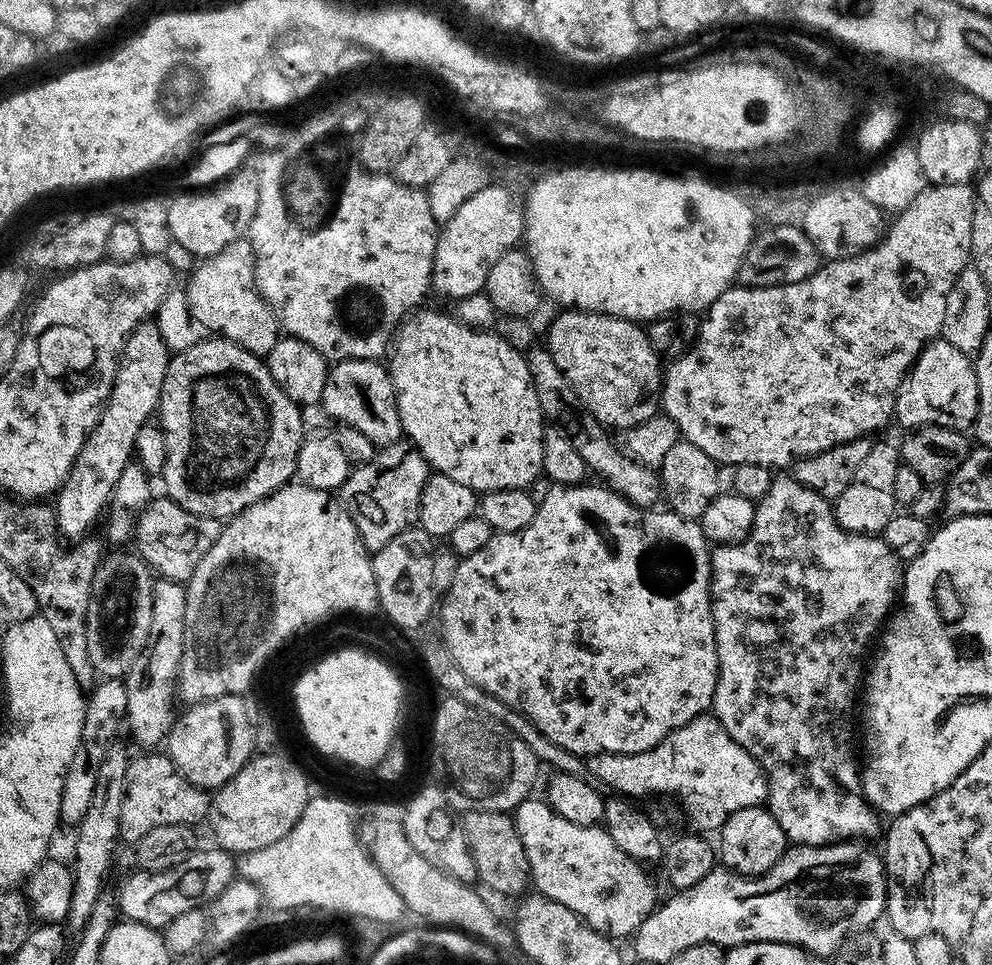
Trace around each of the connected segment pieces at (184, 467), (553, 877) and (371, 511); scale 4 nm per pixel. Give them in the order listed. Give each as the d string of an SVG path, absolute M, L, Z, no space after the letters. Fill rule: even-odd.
M207 338L197 344L190 345L188 349L175 353L168 361L166 378L162 382L162 390L160 391L158 409L158 419L166 434L166 466L162 473L162 481L164 480L164 488L168 491L165 492L167 499L178 502L178 506L190 510L190 514L198 514L206 518L227 522L233 516L257 504L259 500L264 500L270 494L274 494L279 488L283 488L285 484L289 483L296 474L298 450L302 446L306 431L306 423L304 424L303 418L300 417L300 412L302 412L301 405L295 404L290 398L286 398L282 386L278 386L278 382L274 382L267 363L261 357L234 342L223 338Z
M536 799L524 800L512 814L522 846L527 852L527 861L530 862L533 887L541 895L560 902L572 913L578 914L596 932L610 938L633 935L658 903L654 884L645 872L647 869L622 852L603 827L577 826L558 815L543 799Z
M411 442L385 444L374 458L370 458L370 462L357 464L349 471L346 482L338 490L338 499L359 530L364 547L369 553L375 554L382 546L386 546L386 542L390 542L390 538L394 538L396 533L405 532L419 521L422 490L429 475L430 469L424 455Z

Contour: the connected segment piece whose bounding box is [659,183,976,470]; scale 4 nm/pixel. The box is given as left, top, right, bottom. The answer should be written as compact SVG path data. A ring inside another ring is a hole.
M969 184L927 185L917 194L910 206L903 208L887 225L886 231L873 248L867 248L862 254L828 260L821 263L820 269L802 282L790 282L778 286L761 288L727 288L706 310L708 316L699 321L696 341L688 349L669 363L662 372L659 407L663 415L673 420L679 435L689 440L698 450L710 454L721 466L737 466L744 463L756 463L771 470L784 470L801 460L804 456L813 456L830 450L839 444L856 440L860 436L871 437L872 432L884 428L893 419L896 410L896 392L900 383L912 368L912 363L920 356L926 345L939 337L942 330L942 317L946 314L946 298L950 286L960 277L964 268L969 267L973 242L973 214L975 189Z

